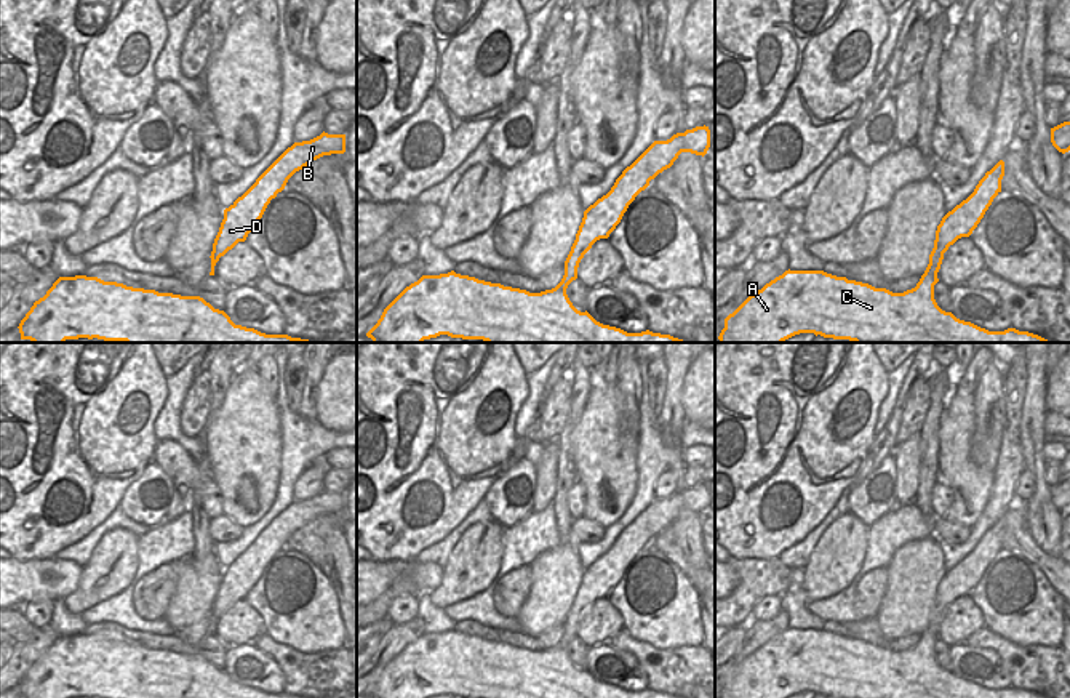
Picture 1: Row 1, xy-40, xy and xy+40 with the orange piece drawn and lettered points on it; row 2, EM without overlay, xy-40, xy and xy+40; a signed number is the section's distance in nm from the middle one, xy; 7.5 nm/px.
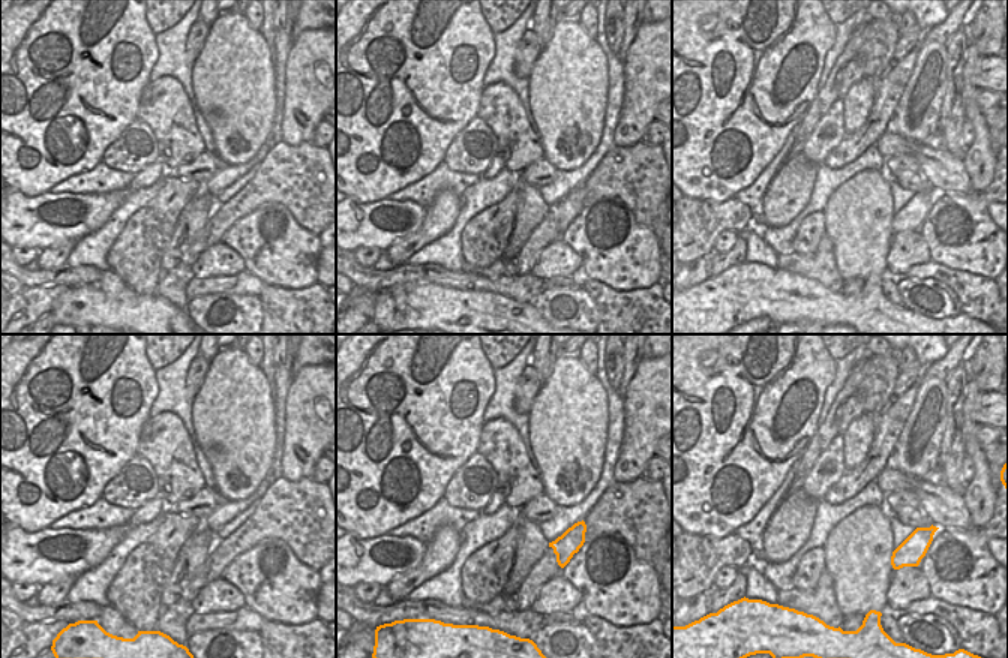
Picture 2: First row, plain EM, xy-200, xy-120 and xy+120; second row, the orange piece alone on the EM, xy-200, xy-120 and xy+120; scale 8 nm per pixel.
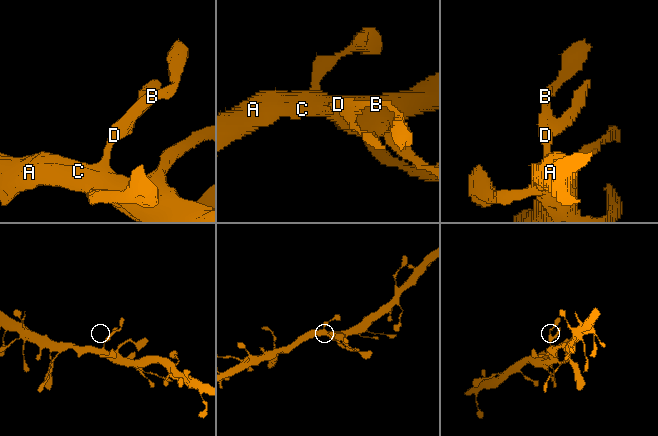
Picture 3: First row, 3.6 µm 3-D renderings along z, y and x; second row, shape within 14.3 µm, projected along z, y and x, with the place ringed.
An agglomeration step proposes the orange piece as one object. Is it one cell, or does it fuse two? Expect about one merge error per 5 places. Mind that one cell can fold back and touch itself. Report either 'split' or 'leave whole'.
leave whole

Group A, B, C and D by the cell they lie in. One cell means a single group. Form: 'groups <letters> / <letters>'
groups A B C D

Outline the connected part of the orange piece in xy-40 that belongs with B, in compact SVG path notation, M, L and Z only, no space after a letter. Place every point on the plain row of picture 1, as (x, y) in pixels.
M328 493L294 501L288 506L258 538L238 556L229 567L224 568L224 578L213 602L211 631L221 615L232 608L238 600L245 600L251 588L262 576L272 557L281 551L288 538L313 519L345 511L345 493Z

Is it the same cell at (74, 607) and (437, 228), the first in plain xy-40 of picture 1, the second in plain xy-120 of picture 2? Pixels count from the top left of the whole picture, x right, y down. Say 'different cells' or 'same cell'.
same cell

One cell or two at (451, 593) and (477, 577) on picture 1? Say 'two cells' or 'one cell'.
one cell

